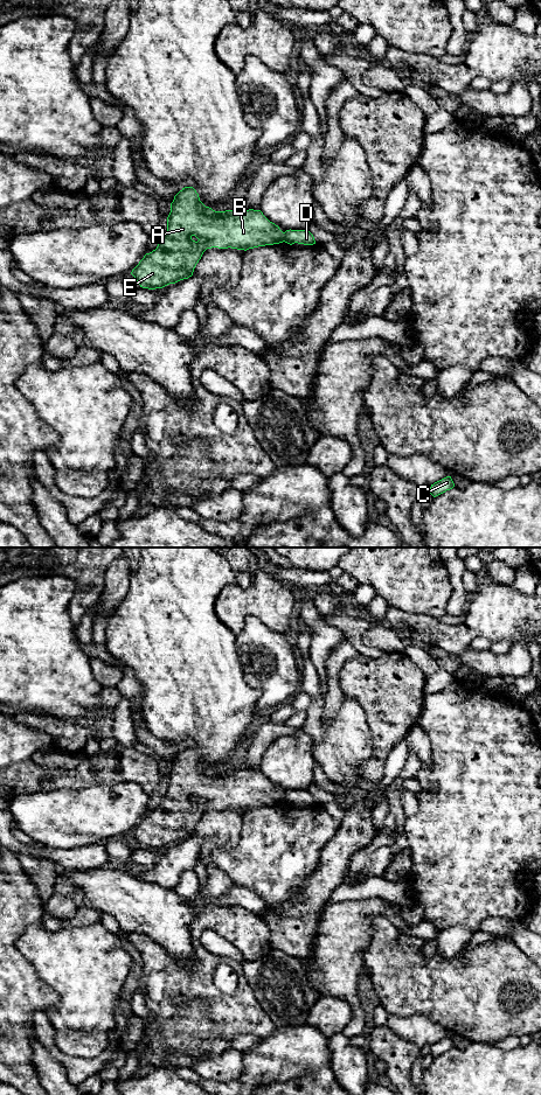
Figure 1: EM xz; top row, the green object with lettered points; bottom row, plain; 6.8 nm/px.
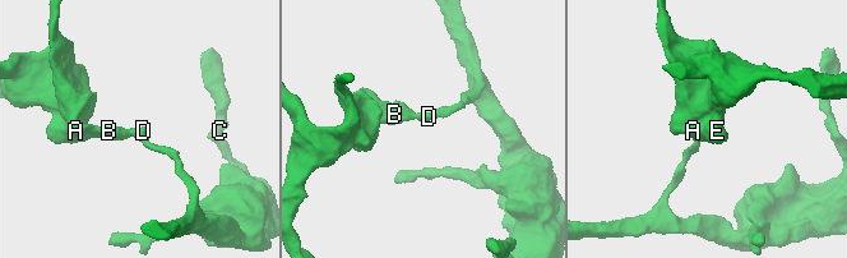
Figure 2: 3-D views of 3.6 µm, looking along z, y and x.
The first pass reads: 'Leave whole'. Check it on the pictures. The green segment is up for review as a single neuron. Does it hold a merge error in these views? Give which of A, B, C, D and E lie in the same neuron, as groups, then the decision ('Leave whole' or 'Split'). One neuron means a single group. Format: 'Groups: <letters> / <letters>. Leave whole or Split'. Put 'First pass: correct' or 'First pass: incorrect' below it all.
Groups: A B E / C D. Split
First pass: incorrect

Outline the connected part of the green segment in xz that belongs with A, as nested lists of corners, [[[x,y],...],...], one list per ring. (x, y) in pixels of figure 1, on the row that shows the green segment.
[[[185,187],[174,196],[171,203],[165,236],[161,237],[155,250],[144,256],[131,274],[143,288],[162,288],[192,277],[196,264],[207,249],[231,247],[247,251],[283,242],[284,232],[278,225],[270,222],[261,210],[215,211],[200,201],[199,194],[193,187]]]

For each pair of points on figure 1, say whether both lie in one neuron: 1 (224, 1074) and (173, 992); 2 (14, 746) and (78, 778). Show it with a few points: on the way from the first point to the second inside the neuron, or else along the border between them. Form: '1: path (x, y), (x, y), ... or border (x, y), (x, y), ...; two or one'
1: border (209, 1054), (195, 1059), (191, 1067); two
2: border (32, 760), (22, 760), (12, 765); two

